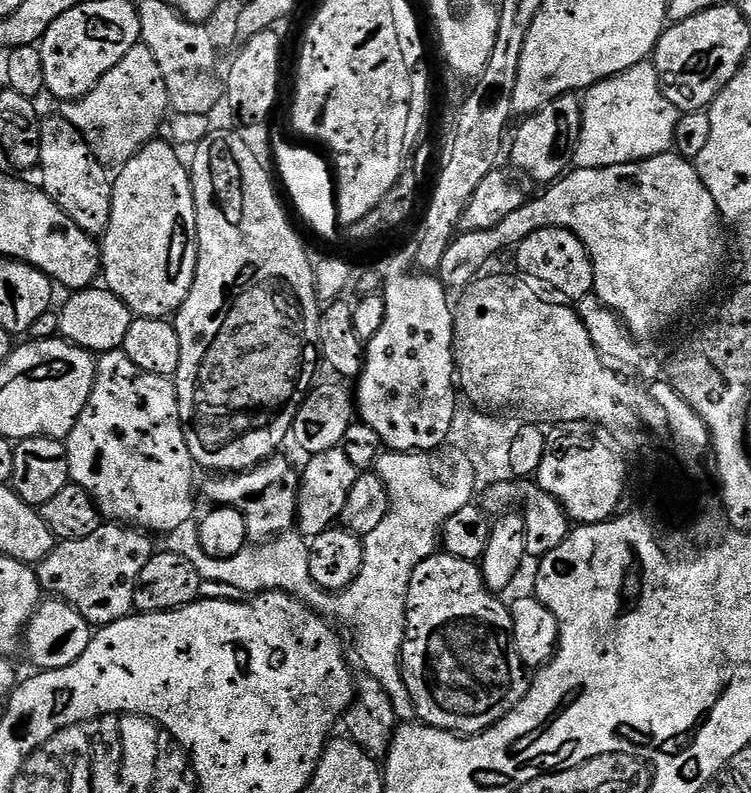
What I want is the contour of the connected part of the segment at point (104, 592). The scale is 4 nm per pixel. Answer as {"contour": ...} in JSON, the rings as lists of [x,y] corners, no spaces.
{"contour":[[[104,522],[90,538],[61,540],[38,565],[41,589],[63,600],[93,626],[113,624],[133,611],[134,590],[146,562],[154,555],[151,535],[123,523]]]}

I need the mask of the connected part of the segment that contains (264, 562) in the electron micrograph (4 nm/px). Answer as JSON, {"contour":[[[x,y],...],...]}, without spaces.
{"contour":[[[192,519],[183,523],[172,533],[177,539],[173,546],[176,554],[186,557],[196,568],[203,581],[216,582],[228,586],[246,596],[260,595],[263,592],[293,592],[300,584],[309,581],[309,543],[296,532],[287,532],[270,541],[245,545],[242,551],[230,558],[214,559],[201,551],[198,542],[199,521]]]}

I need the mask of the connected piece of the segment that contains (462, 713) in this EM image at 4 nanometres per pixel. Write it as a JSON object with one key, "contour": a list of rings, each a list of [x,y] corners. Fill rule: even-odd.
{"contour":[[[437,554],[426,558],[412,571],[412,577],[408,583],[408,594],[405,596],[406,608],[404,610],[404,644],[400,647],[400,673],[404,675],[406,690],[410,692],[410,698],[416,707],[416,720],[421,724],[427,724],[430,728],[440,728],[443,732],[454,732],[461,737],[475,736],[477,732],[485,732],[492,728],[506,714],[522,702],[522,698],[528,692],[530,683],[526,673],[525,661],[512,646],[512,614],[507,603],[503,604],[501,597],[492,592],[486,586],[480,574],[480,569],[471,560],[463,560],[457,556]]]}

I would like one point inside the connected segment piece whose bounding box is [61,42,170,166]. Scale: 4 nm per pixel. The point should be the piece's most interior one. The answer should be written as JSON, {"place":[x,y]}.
{"place":[122,111]}

